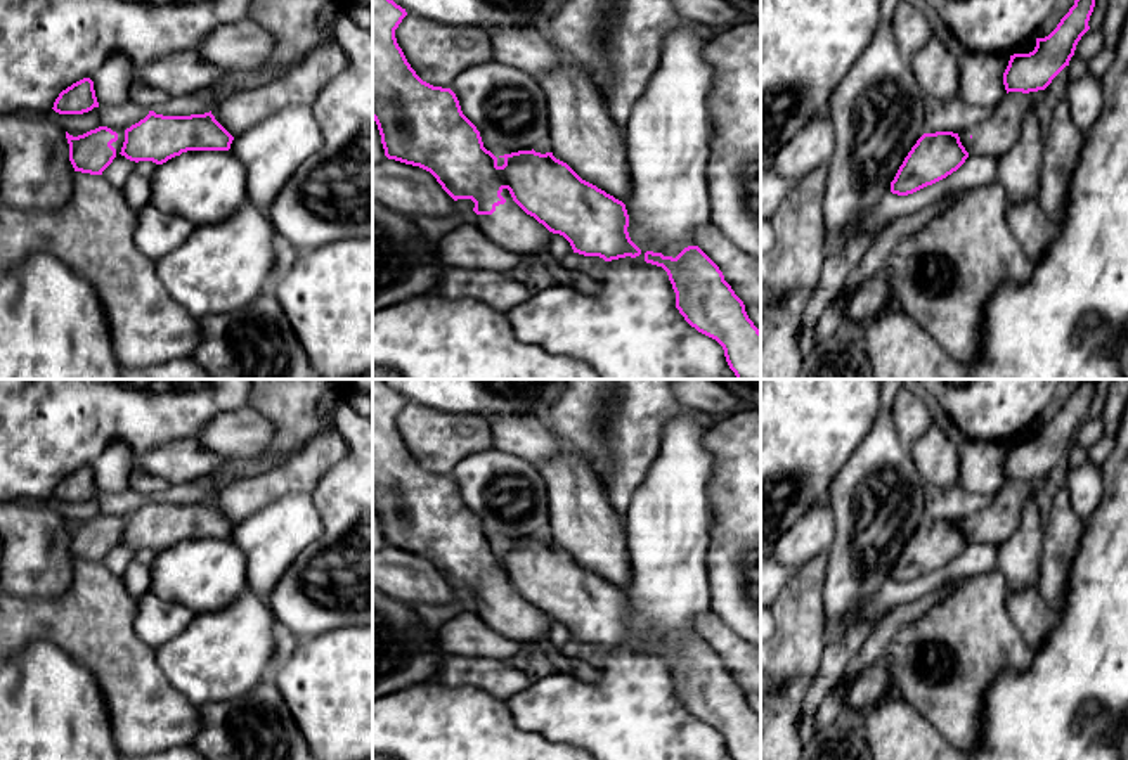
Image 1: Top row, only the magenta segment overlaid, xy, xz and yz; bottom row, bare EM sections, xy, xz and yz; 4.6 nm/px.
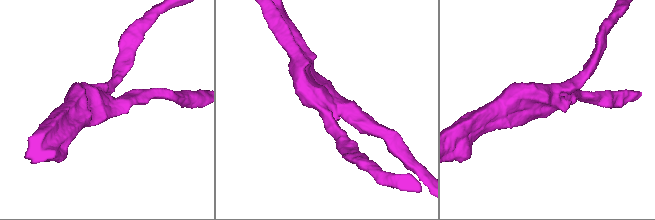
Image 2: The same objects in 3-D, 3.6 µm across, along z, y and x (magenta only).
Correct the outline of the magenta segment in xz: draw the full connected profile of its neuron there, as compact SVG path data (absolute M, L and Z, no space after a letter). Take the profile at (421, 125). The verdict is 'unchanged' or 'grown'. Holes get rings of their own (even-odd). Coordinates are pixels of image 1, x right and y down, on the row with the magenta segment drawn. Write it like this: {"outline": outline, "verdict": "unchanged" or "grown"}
{"outline": "M373 0L373 119L385 156L430 171L454 199L471 199L476 227L494 244L537 260L553 234L563 235L574 253L605 261L636 258L641 249L631 241L626 204L582 180L553 152L518 151L496 158L483 147L480 132L463 114L451 88L423 81L397 43L395 29L407 16L393 0Z", "verdict": "grown"}

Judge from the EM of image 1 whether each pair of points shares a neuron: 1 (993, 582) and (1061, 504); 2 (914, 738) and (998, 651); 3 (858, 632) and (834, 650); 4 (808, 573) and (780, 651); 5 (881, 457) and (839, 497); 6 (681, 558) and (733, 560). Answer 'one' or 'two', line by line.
1: two
2: one
3: one
4: one
5: one
6: two

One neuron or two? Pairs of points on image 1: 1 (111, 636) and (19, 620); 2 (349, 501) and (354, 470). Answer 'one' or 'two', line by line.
1: one
2: one

